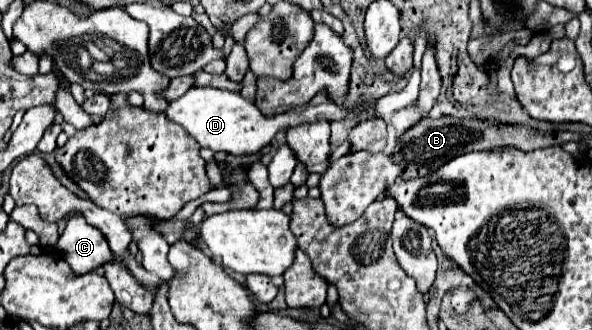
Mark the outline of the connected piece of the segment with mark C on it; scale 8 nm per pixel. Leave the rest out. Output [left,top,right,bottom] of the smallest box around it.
[57,214,111,274]

